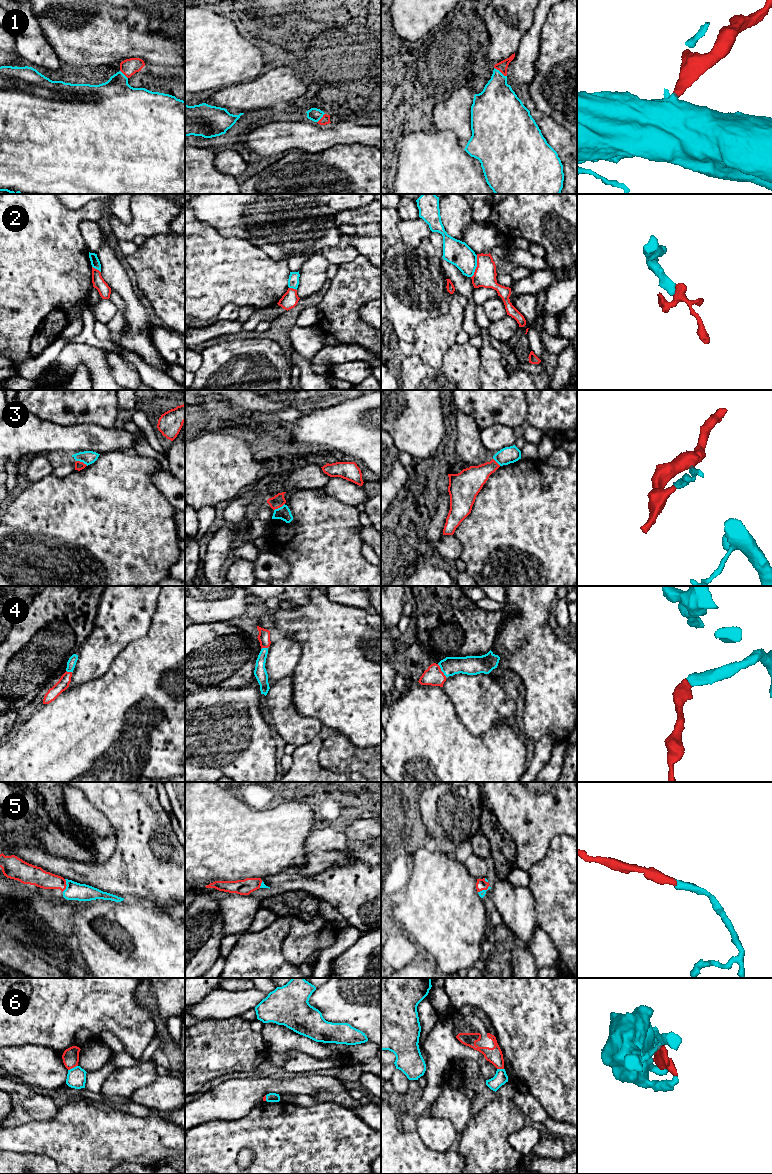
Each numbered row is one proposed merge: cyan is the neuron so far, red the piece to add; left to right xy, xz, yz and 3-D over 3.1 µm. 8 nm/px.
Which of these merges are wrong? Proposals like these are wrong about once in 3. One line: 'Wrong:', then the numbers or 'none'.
Wrong: 2, 3, 6

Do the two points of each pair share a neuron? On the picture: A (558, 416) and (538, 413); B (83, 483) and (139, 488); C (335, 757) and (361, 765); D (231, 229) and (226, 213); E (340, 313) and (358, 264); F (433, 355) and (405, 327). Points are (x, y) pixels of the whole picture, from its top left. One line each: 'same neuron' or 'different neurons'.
A: same neuron
B: same neuron
C: same neuron
D: same neuron
E: same neuron
F: different neurons

